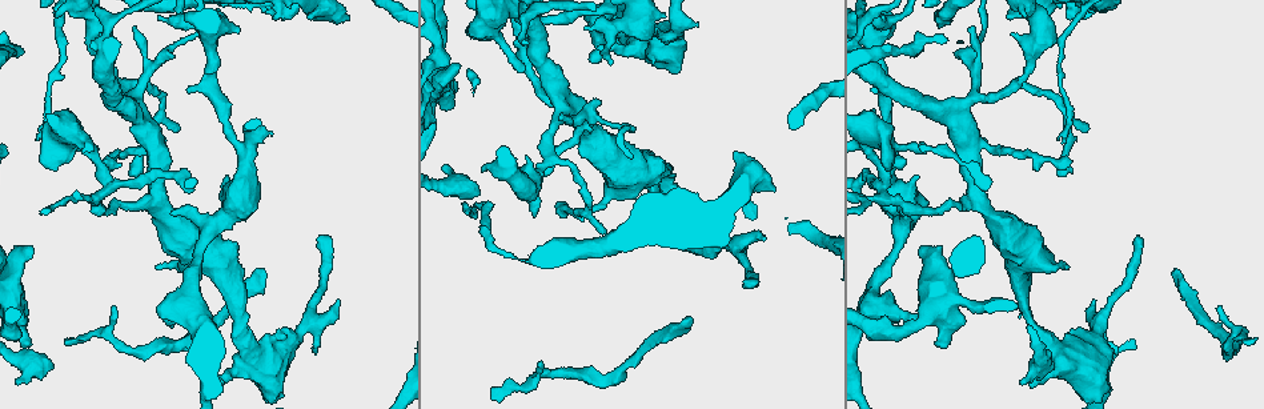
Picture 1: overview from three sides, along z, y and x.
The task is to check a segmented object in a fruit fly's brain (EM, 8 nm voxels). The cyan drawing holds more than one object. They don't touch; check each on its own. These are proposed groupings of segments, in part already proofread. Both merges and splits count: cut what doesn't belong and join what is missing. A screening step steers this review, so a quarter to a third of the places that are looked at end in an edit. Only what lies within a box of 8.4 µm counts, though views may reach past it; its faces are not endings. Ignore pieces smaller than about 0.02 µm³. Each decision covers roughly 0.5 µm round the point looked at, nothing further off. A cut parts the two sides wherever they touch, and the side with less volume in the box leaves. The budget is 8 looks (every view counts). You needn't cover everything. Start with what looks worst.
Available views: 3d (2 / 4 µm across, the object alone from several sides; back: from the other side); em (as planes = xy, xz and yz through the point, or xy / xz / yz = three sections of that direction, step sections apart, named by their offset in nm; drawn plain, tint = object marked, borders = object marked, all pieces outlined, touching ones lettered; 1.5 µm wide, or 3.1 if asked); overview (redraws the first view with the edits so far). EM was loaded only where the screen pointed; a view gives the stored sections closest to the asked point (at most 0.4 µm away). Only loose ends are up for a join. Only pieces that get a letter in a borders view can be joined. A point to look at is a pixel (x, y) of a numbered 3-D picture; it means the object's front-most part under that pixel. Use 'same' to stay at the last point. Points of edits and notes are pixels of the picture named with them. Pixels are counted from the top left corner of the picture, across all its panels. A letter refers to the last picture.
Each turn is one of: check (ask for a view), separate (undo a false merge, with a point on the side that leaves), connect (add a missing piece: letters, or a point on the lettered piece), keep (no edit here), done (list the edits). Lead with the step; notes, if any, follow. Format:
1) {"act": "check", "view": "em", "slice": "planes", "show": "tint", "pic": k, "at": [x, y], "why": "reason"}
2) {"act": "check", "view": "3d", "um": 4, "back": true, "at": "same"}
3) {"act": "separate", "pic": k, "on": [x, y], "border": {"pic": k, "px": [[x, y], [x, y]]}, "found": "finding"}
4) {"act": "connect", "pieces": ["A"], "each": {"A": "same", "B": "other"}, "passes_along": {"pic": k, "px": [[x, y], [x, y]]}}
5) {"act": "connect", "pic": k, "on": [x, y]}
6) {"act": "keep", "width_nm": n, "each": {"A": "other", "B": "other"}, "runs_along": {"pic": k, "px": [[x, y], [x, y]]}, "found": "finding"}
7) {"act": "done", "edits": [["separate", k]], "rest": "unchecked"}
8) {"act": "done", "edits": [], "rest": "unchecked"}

{"act": "check", "view": "em", "slice": "planes", "show": "tint", "pic": 1, "at": [901, 165], "why": "free end"}

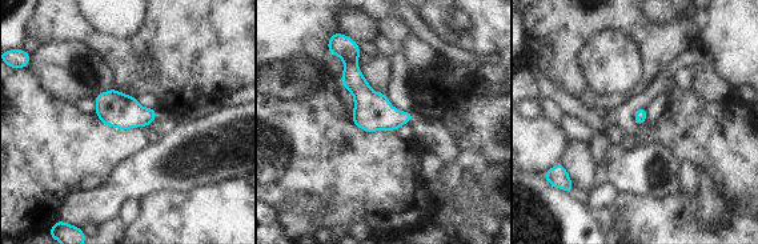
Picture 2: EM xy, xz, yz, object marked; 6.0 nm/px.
{"act": "check", "view": "em", "slice": "planes", "show": "borders", "at": "same"}

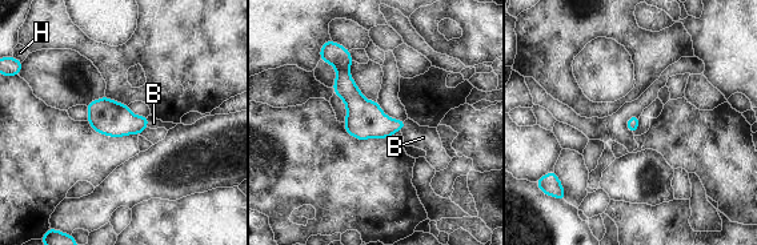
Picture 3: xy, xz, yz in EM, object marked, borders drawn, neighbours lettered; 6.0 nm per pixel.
{"act": "connect", "pieces": ["B"], "each": {"B": "same", "H": "other"}, "passes_along": {"pic": 3, "px": [[364, 120], [404, 125], [423, 137]]}, "found": "it goes on there"}

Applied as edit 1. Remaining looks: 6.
{"act": "check", "view": "3d", "um": 4, "pic": 1, "at": [444, 168], "why": "branch stops here"}

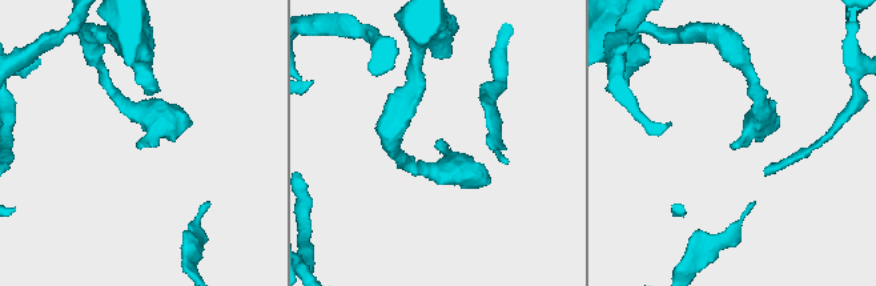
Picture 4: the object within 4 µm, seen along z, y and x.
{"act": "check", "view": "em", "slice": "xy", "step": 4, "show": "borders", "pic": 4, "at": [138, 148], "why": "need the tissue"}

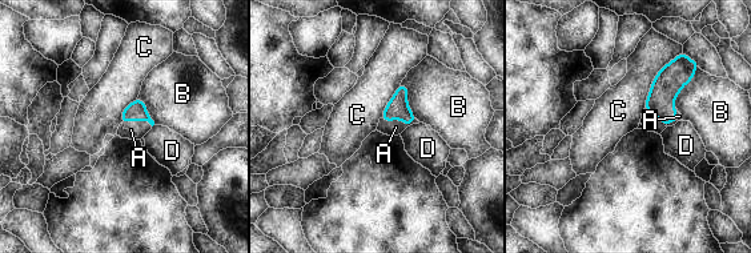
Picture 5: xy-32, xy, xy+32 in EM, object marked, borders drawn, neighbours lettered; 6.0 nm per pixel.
{"act": "connect", "pieces": ["A"], "each": {"A": "same", "B": "other", "C": "other", "D": "other"}, "found": "it goes on there"}

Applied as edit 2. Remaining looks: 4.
{"act": "check", "view": "3d", "um": 4, "pic": 1, "at": [223, 385], "why": "branch stops here"}

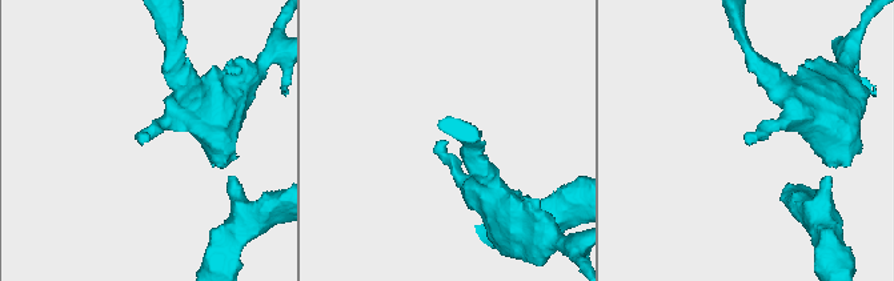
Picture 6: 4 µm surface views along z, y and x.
{"act": "check", "view": "em", "slice": "xz", "step": 8, "show": "tint", "pic": 6, "at": [744, 138]}

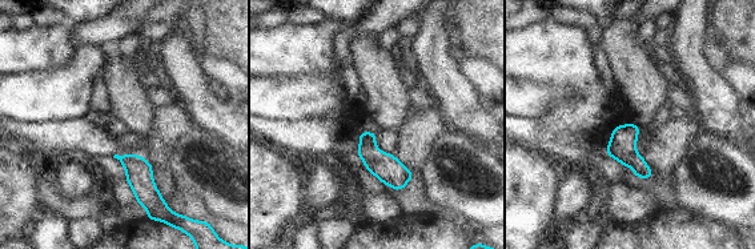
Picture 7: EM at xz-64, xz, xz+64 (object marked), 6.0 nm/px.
{"act": "check", "view": "em", "slice": "planes", "show": "borders", "at": "same"}

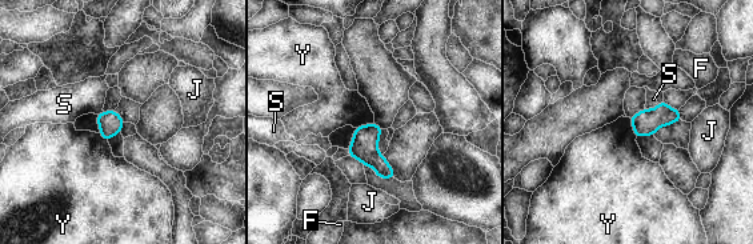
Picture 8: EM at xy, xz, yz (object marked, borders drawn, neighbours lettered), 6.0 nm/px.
{"act": "keep", "longest_contact_nm": ["Y", 140], "each": {"F": "other", "J": "other", "S": "other", "Y": "other"}, "found": "no lettered piece goes on from it"}

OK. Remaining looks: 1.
{"act": "done", "edits": [["connect", 3], ["connect", 5]], "rest": "unchecked"}

